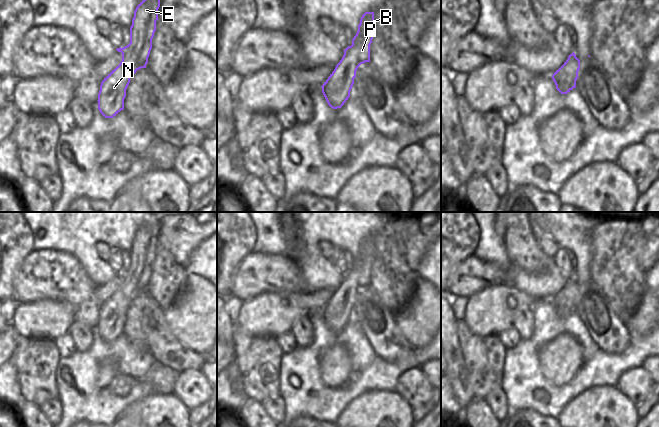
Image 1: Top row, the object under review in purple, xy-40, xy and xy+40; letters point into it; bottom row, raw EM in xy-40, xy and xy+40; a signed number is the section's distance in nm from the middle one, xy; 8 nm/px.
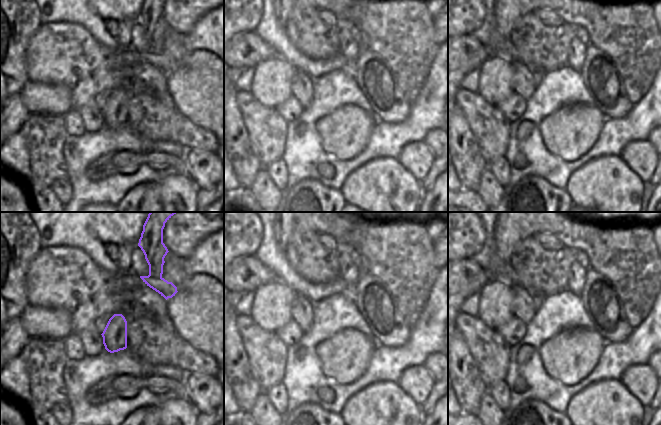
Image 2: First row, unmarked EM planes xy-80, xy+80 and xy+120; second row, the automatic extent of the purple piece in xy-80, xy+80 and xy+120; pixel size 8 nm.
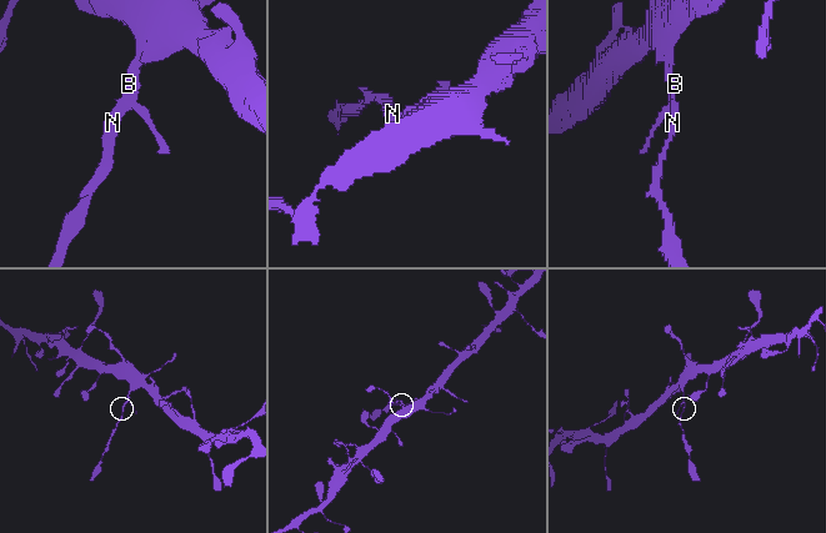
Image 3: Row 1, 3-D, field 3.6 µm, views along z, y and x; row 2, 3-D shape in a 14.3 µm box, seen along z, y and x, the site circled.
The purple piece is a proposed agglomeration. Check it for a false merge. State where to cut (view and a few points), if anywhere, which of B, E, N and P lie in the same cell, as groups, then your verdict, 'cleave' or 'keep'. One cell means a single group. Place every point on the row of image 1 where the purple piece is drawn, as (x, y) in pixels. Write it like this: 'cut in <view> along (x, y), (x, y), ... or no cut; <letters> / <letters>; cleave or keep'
cut in xy along (336, 65), (353, 78); B E P / N; cleave

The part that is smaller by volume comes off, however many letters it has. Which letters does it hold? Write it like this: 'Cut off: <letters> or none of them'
Cut off: N

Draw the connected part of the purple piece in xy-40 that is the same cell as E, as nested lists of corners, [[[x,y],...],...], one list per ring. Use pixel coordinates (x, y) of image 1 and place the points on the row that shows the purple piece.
[[[142,0],[136,7],[130,27],[130,43],[116,49],[122,53],[122,61],[116,68],[123,76],[131,79],[137,70],[146,68],[159,7],[160,0]]]

